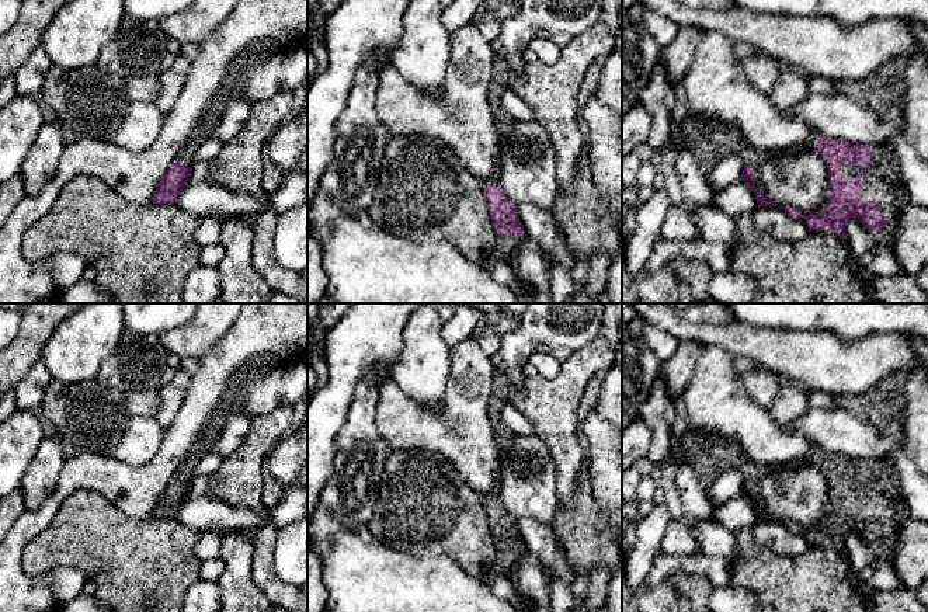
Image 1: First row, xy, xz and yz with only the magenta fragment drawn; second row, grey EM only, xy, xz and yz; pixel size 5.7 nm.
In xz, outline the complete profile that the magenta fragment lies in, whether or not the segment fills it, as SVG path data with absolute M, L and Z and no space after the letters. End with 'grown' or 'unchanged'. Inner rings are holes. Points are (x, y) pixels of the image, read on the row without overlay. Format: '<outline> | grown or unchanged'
M498 486L482 494L480 500L487 514L489 529L497 550L494 567L489 574L482 577L483 583L491 587L496 580L510 576L525 545L517 528L517 518L511 515L500 501Z | grown

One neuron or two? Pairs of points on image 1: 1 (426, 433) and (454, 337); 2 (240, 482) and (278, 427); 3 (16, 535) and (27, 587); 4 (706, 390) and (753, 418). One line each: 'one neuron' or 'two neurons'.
1: two neurons
2: one neuron
3: one neuron
4: one neuron

